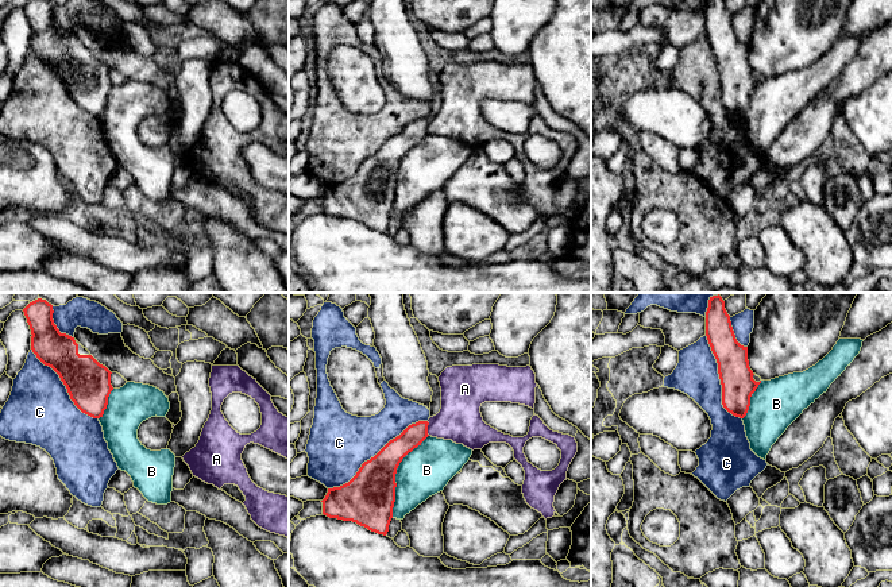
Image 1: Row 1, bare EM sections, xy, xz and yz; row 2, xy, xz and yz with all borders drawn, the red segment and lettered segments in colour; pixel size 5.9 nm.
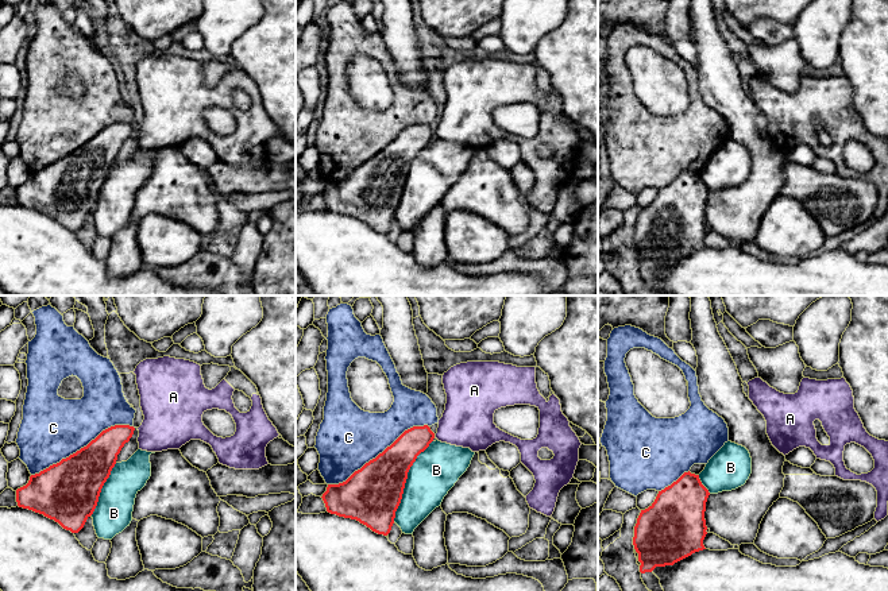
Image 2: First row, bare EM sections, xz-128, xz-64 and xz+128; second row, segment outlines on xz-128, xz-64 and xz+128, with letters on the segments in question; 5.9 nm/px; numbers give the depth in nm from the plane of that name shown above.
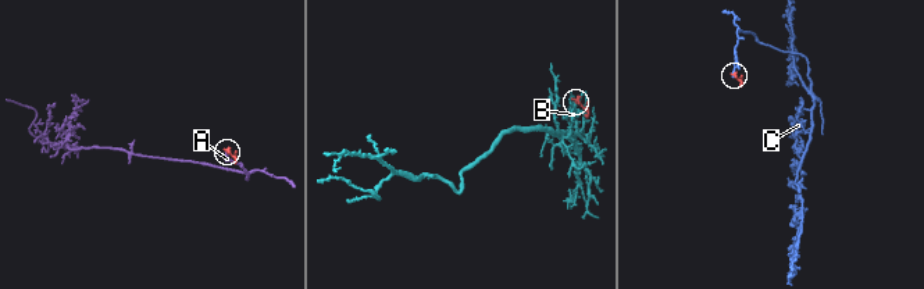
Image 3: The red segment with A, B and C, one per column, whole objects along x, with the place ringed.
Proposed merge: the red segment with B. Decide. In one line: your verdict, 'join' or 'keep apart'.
keep apart

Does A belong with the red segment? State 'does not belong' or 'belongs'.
does not belong

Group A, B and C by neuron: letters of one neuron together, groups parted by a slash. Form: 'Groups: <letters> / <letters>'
Groups: A / B / C

